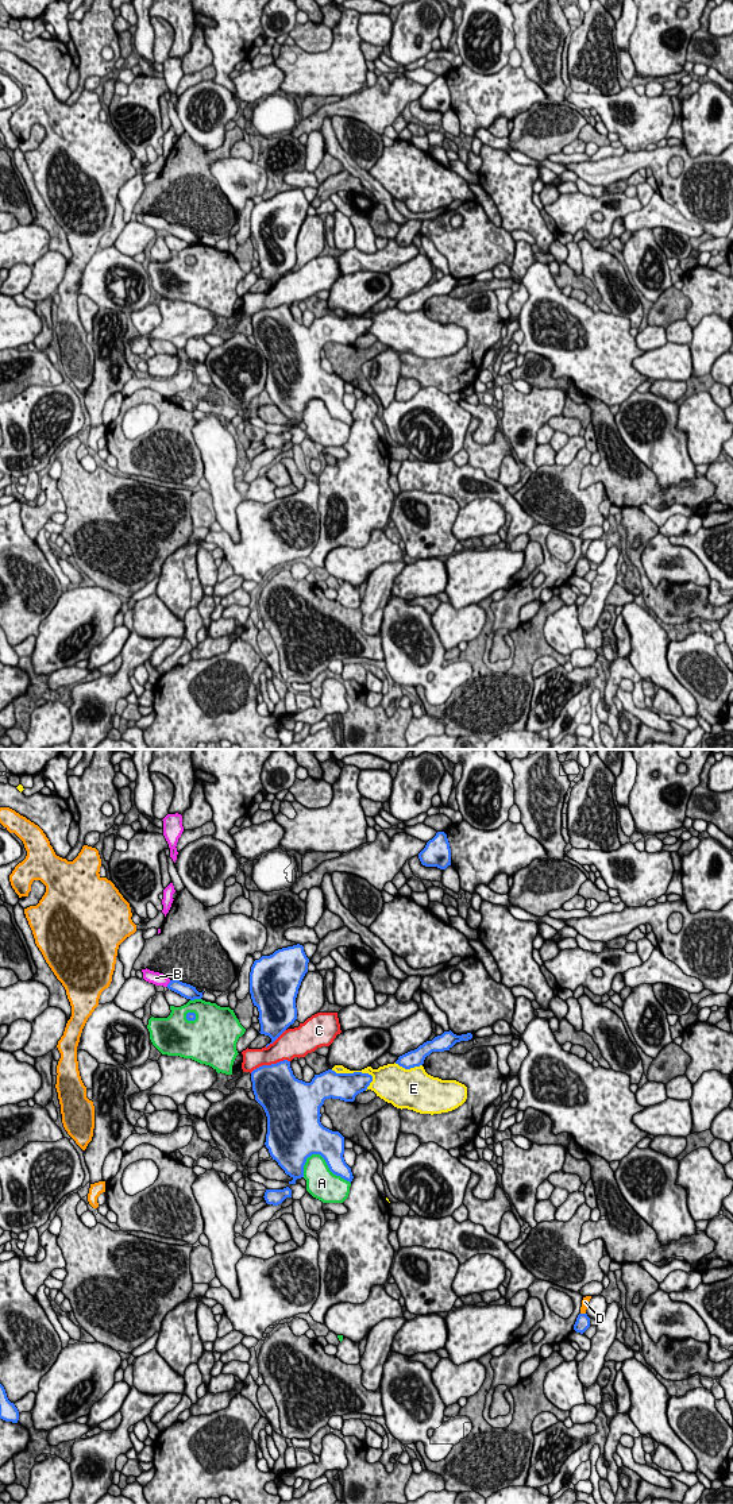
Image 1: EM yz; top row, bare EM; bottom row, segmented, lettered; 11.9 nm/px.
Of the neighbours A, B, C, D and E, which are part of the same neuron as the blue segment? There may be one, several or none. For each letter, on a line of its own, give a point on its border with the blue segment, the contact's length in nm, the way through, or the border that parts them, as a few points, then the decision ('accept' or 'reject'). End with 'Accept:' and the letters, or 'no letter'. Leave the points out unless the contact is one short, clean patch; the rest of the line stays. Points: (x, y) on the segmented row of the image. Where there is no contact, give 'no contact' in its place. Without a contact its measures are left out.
A: contact yz (327, 1164); length 600 nm; reject
B: contact yz (169, 983); length 100 nm; way yz (188, 991), (169, 983), (155, 978); accept
C: contact yz (269, 1065); length 500 nm; reject
D: contact yz (583, 1314); length 70 nm; reject
E: contact yz (354, 1072); length 550 nm; reject
Accept: B

